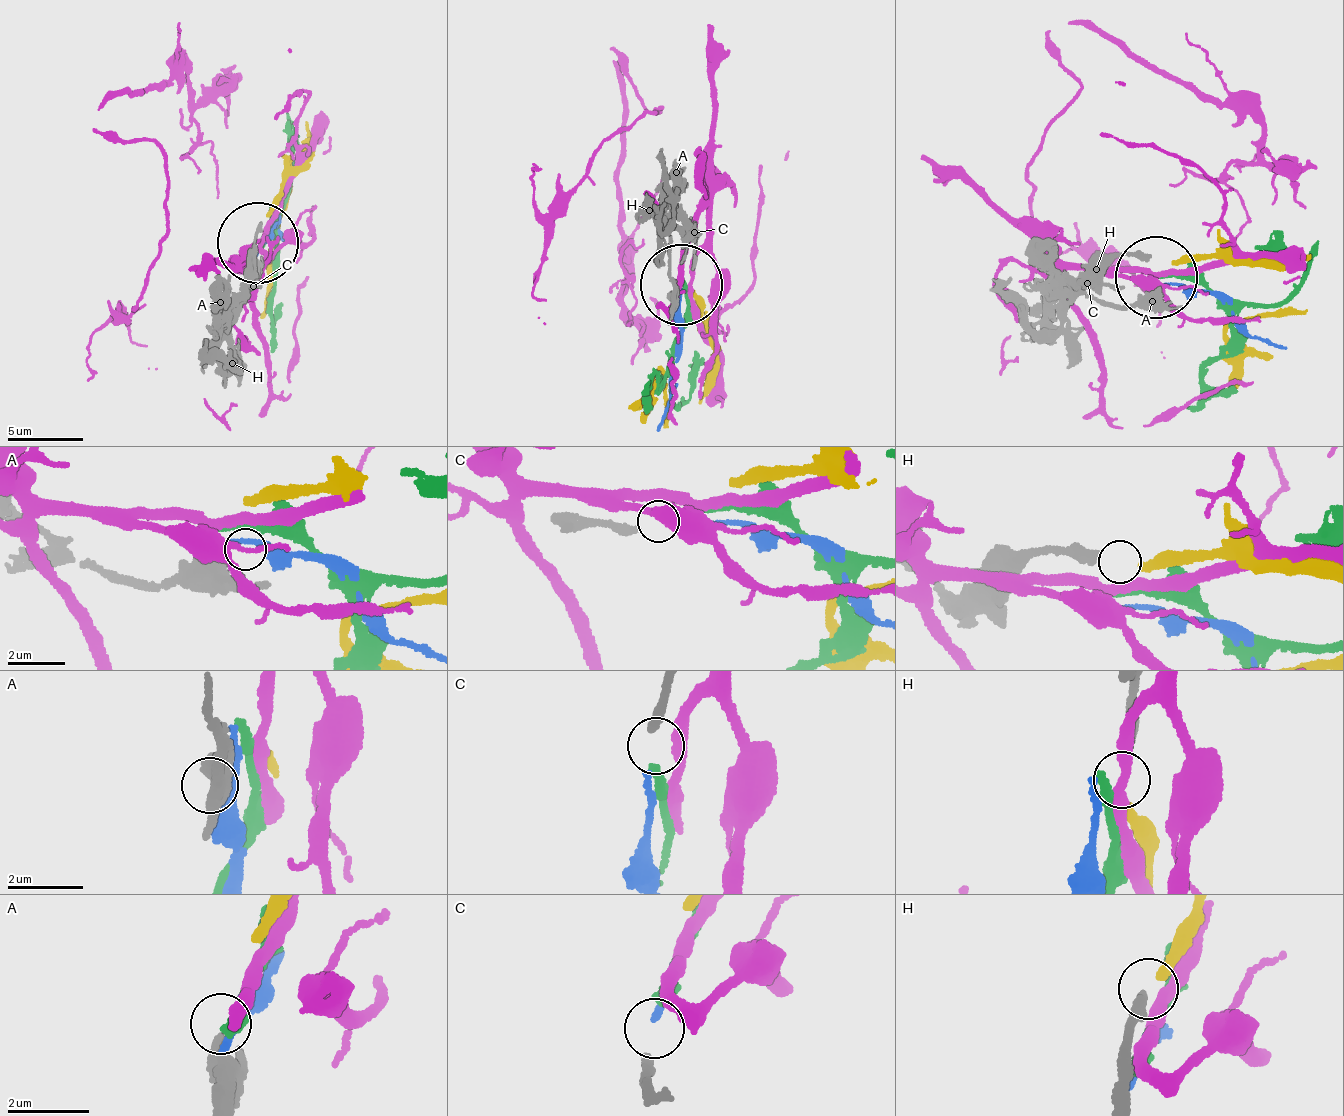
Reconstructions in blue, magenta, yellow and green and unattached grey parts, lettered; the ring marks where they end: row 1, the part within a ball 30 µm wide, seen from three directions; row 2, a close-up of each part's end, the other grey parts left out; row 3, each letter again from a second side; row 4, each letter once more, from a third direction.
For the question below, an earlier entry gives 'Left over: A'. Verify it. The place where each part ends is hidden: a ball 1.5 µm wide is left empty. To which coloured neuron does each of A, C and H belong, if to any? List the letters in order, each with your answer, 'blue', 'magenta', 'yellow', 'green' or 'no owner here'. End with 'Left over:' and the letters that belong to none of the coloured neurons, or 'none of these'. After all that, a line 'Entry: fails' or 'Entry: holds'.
A: no owner here
C: blue
H: yellow
Left over: A
Entry: holds

